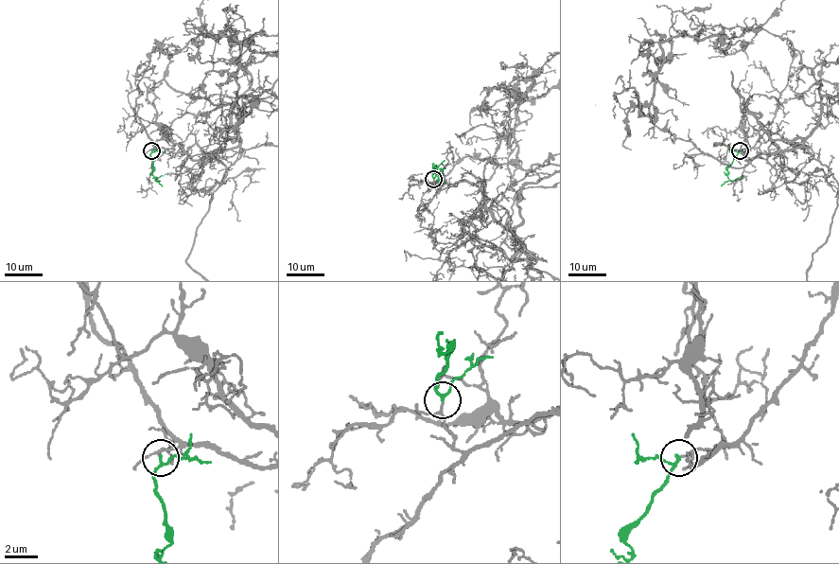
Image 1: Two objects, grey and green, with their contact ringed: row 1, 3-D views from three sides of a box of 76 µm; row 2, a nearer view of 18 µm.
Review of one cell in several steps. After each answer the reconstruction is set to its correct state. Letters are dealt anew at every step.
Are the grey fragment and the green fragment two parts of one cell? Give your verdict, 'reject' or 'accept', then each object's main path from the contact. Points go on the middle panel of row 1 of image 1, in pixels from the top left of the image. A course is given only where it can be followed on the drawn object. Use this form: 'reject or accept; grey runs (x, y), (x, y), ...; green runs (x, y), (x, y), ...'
accept; green runs (433, 179), (435, 167), (438, 179), (445, 183)

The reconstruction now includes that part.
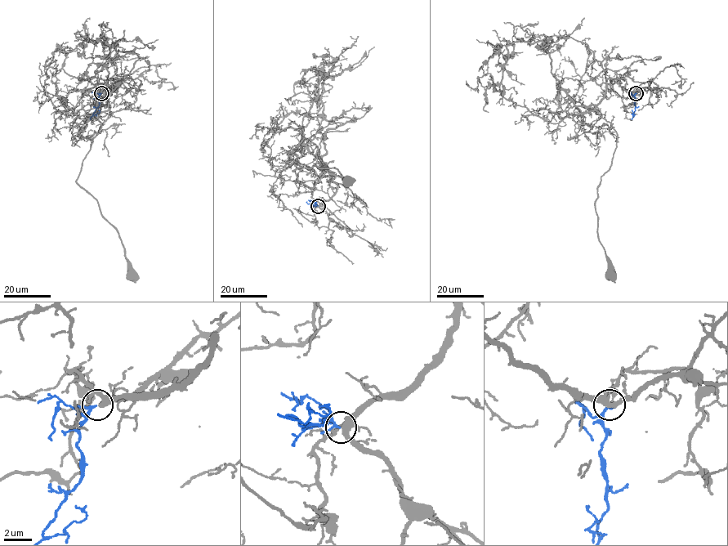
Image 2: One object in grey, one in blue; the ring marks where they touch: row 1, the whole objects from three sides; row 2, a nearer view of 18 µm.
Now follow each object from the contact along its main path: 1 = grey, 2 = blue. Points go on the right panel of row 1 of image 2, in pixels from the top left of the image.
1: (636, 93), (606, 79), (605, 98), (596, 109), (617, 136), (595, 202), (598, 239), (610, 275)
2: (636, 93), (635, 114), (631, 109)

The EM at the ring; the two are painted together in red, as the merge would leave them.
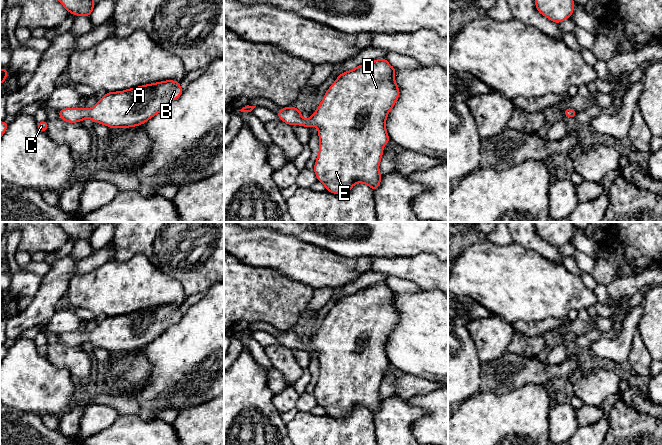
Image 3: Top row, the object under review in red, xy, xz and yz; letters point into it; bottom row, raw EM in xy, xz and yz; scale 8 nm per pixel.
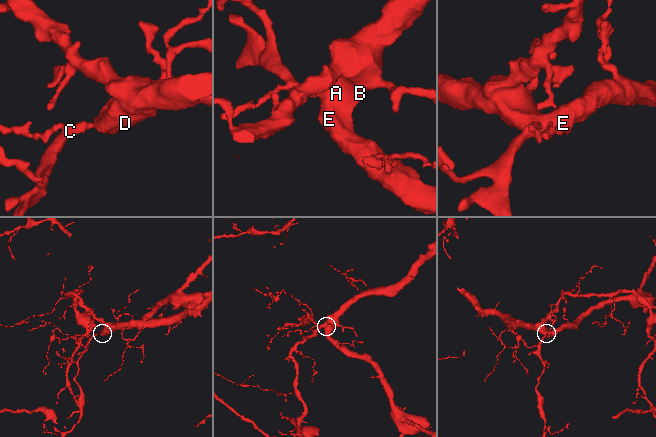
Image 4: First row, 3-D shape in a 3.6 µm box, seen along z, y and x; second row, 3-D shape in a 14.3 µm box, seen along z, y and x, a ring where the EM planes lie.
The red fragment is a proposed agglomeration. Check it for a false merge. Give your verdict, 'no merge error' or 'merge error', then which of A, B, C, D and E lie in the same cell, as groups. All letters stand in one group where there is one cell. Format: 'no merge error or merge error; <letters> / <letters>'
no merge error; A B C D E

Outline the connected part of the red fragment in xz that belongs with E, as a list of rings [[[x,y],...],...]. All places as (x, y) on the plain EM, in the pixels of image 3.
[[[385,281],[358,289],[336,302],[310,343],[304,343],[295,330],[283,331],[276,336],[289,350],[300,349],[310,353],[314,349],[318,352],[319,376],[313,395],[327,416],[346,418],[356,407],[368,409],[373,416],[379,411],[382,404],[379,388],[383,372],[390,365],[386,343],[400,318],[395,296],[396,292]]]

